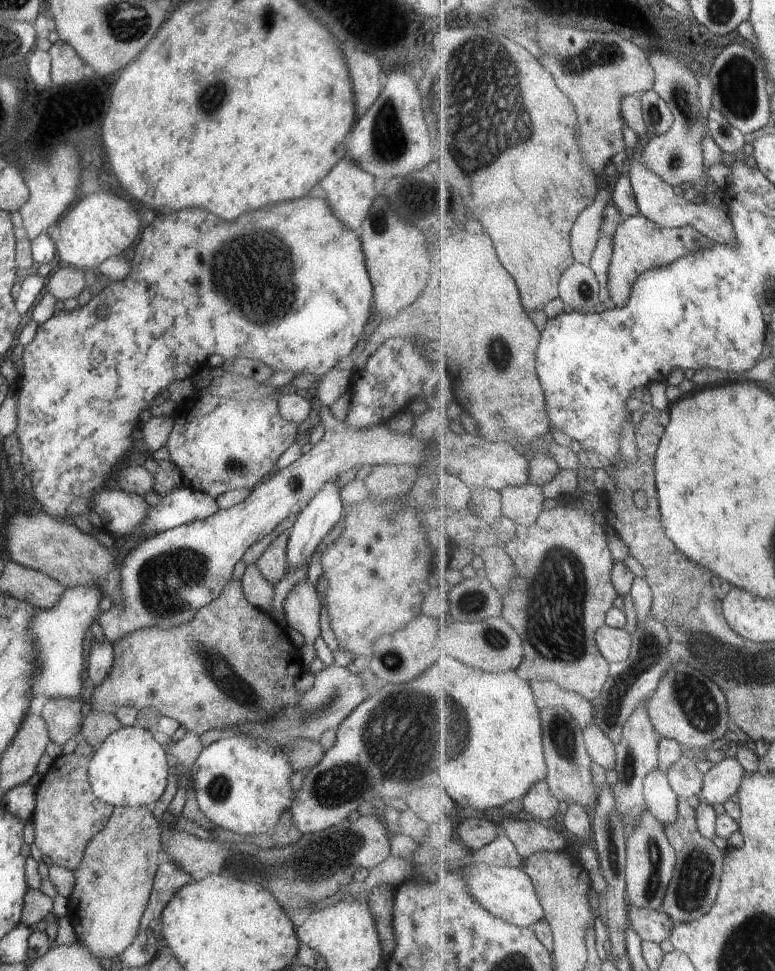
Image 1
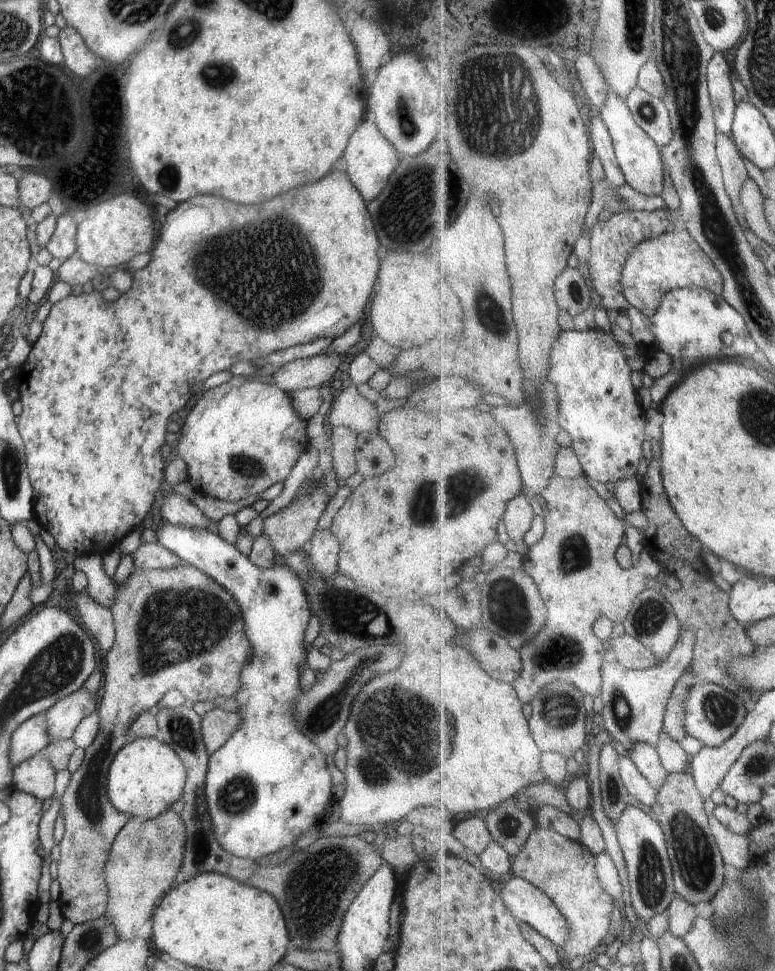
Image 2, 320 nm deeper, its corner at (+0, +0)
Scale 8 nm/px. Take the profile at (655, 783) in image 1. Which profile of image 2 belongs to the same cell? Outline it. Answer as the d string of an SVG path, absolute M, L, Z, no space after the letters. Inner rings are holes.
M637 742L628 753L630 758L635 762L635 765L641 773L654 785L656 789L660 789L669 778L669 772L665 766L661 764L661 760L656 748L647 742Z

